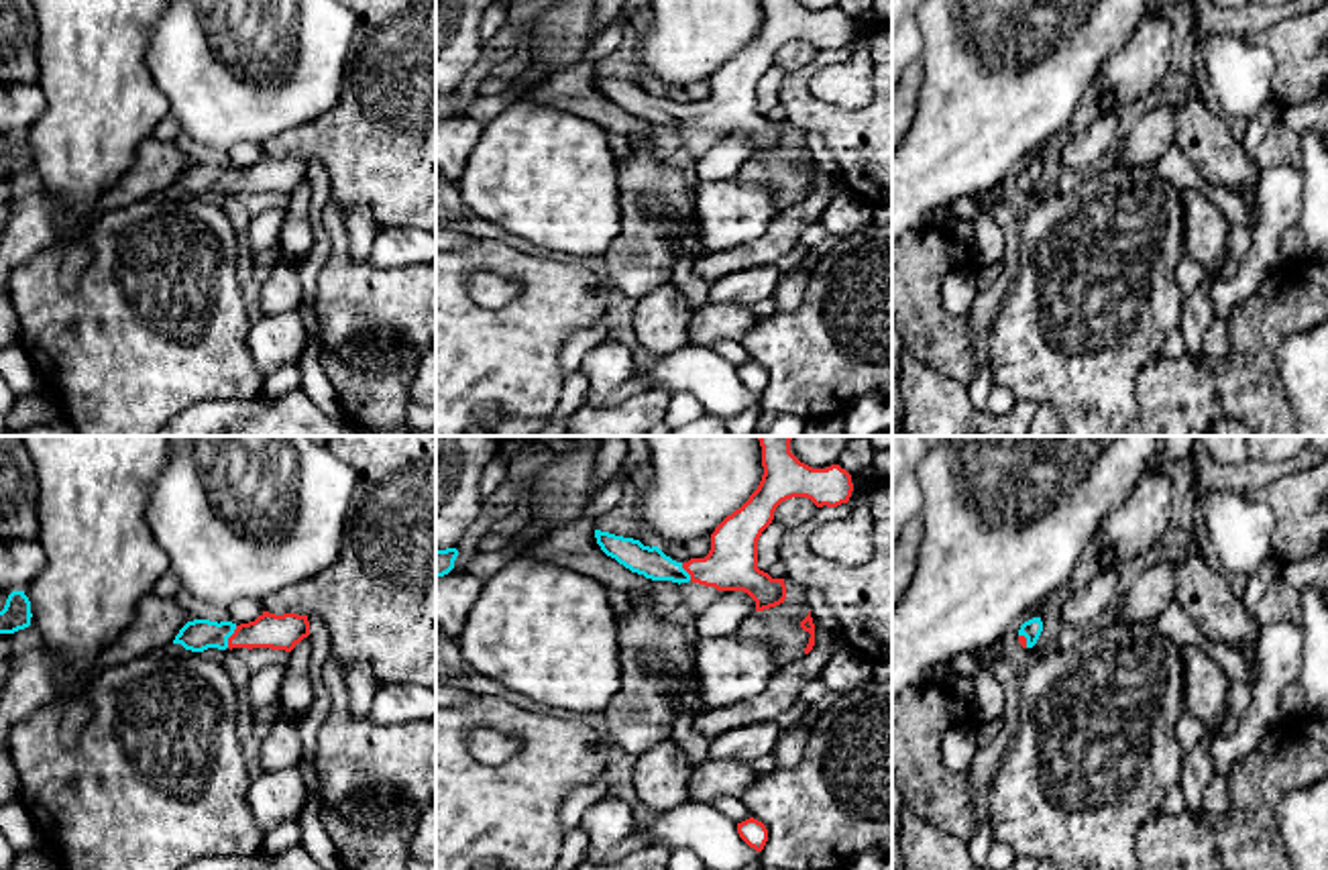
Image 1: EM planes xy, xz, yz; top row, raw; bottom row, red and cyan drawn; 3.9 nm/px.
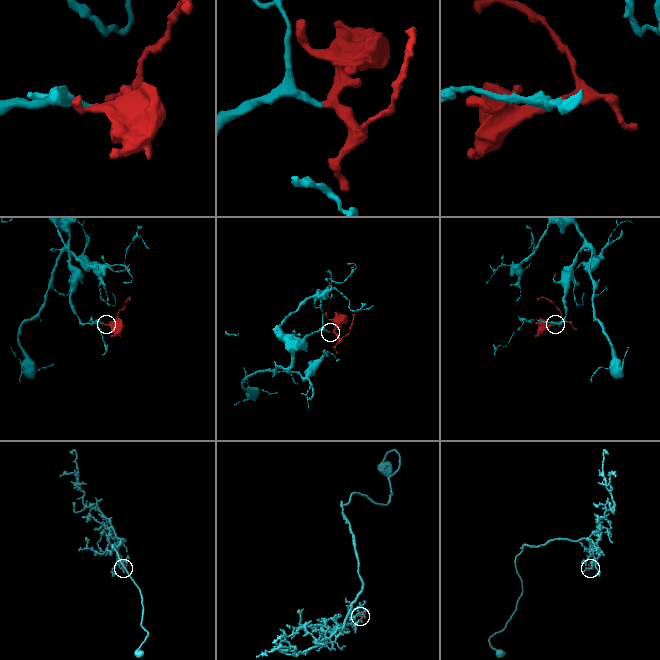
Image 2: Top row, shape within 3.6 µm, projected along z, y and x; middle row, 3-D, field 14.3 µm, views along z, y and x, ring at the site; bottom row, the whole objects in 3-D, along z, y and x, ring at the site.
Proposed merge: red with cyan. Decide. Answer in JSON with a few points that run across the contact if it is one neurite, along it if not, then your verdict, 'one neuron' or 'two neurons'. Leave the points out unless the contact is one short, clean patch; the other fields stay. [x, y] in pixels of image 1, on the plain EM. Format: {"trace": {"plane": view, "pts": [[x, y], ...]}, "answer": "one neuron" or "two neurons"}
{"trace": {"plane": "xy", "pts": [[280, 176], [231, 180], [200, 178]]}, "answer": "one neuron"}

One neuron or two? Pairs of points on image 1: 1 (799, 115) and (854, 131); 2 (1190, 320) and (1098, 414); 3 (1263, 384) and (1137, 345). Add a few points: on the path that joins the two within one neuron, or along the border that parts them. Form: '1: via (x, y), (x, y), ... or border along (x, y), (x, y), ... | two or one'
1: via (813, 115), (840, 129) | one
2: border along (1186, 296), (1178, 329) | two
3: border along (1159, 353), (1141, 369), (1133, 394) | two

